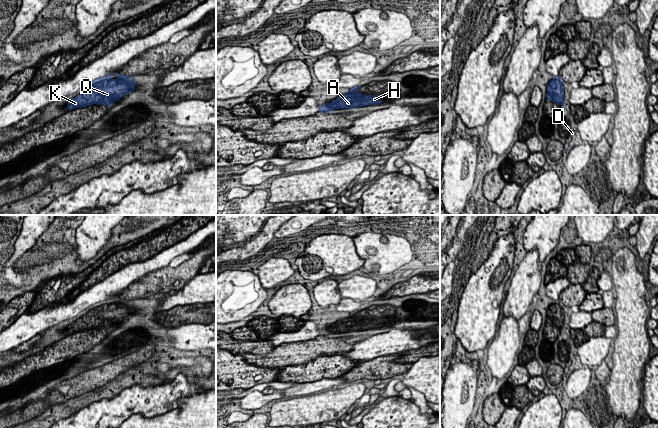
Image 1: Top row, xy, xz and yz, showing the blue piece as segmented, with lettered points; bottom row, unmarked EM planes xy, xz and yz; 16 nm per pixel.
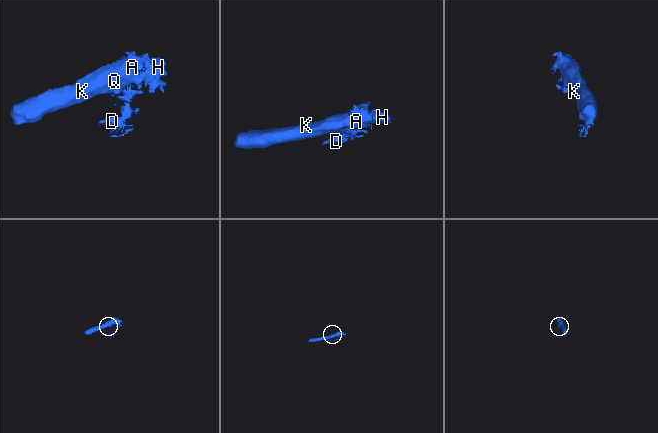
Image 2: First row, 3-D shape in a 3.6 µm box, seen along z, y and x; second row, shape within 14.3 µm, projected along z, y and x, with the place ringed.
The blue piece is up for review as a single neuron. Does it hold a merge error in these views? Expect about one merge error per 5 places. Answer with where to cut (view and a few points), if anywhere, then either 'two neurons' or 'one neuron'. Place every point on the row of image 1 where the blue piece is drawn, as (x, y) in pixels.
no cut; one neuron

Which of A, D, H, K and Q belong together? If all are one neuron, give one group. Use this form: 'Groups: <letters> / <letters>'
Groups: A D H K Q

